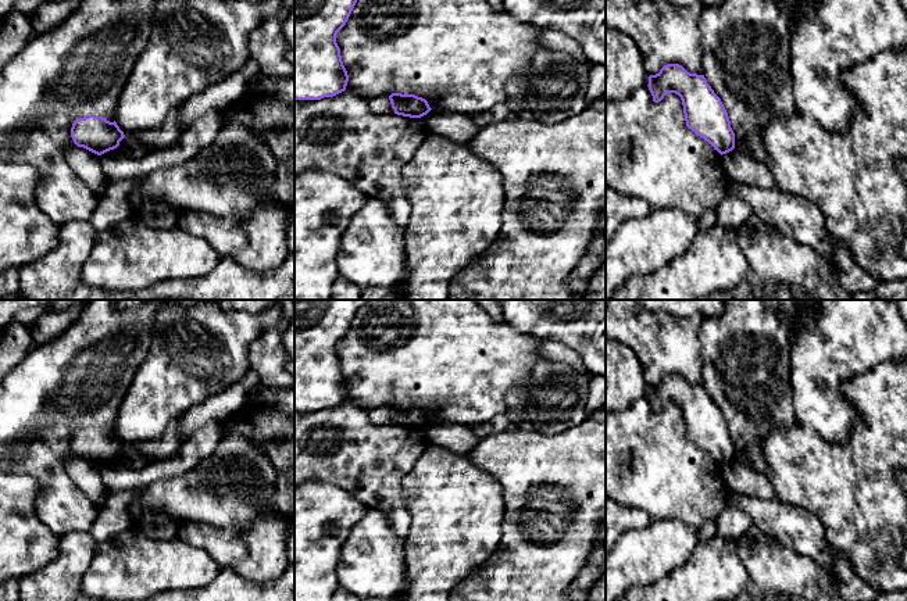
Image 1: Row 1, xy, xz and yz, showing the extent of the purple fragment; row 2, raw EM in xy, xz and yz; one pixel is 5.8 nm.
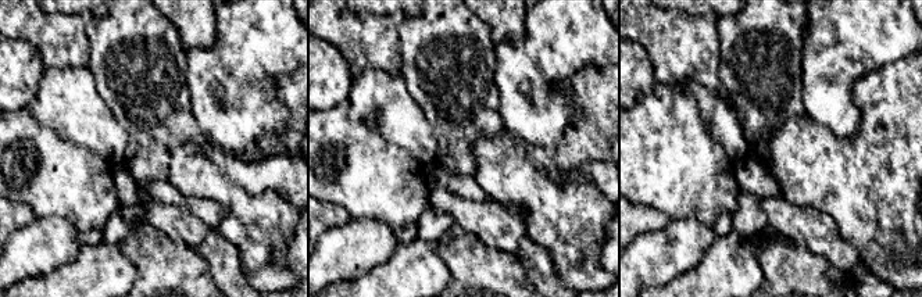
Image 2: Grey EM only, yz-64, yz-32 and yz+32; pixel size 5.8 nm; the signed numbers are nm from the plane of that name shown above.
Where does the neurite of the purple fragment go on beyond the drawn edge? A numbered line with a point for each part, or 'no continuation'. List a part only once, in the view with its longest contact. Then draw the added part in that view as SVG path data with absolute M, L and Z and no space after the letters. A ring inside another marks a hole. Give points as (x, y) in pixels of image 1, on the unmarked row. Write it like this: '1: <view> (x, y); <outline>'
no continuation

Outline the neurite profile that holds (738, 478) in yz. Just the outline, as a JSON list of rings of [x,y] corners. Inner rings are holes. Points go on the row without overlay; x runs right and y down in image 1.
[[[735,459],[722,465],[721,471],[729,491],[768,501],[775,500],[775,491],[763,473],[757,473]]]

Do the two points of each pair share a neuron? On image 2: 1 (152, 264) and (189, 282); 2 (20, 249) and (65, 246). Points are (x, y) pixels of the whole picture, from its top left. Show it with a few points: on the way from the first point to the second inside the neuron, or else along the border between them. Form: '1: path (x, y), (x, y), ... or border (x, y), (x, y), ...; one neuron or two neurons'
1: path (161, 267), (179, 282); one neuron
2: path (31, 249), (54, 246); one neuron

